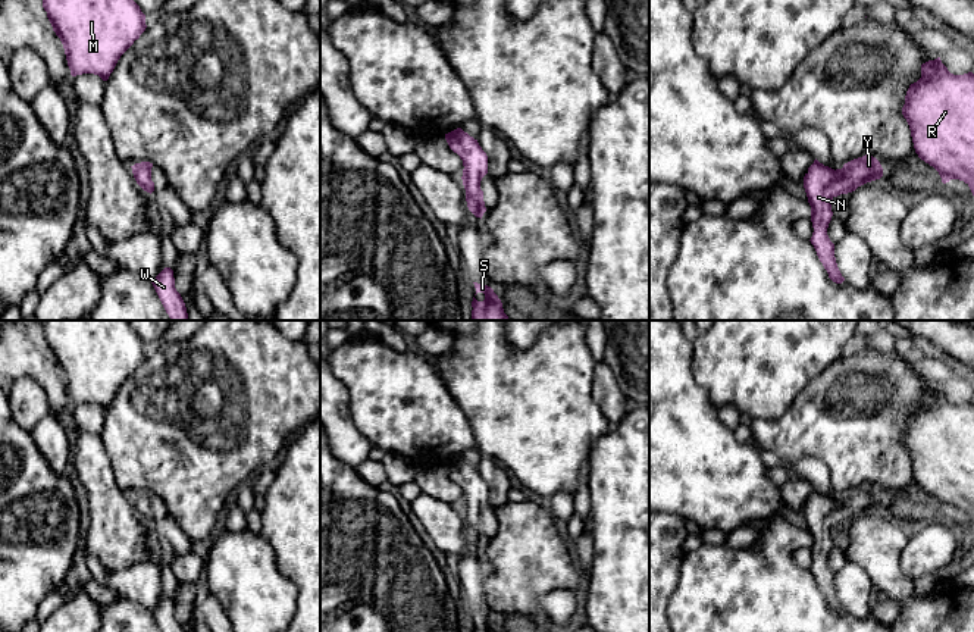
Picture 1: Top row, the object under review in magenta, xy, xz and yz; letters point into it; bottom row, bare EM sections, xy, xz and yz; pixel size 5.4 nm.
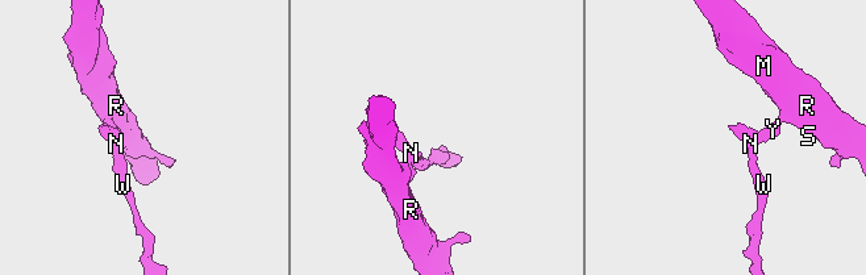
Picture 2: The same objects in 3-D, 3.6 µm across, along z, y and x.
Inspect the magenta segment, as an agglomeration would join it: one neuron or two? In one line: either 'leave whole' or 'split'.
leave whole

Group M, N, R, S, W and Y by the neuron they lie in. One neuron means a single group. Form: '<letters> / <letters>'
M N R S W Y

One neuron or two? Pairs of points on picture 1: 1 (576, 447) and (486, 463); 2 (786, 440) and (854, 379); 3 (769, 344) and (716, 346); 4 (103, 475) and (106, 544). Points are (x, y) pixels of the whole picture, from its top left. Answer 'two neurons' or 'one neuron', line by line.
1: two neurons
2: one neuron
3: one neuron
4: one neuron

